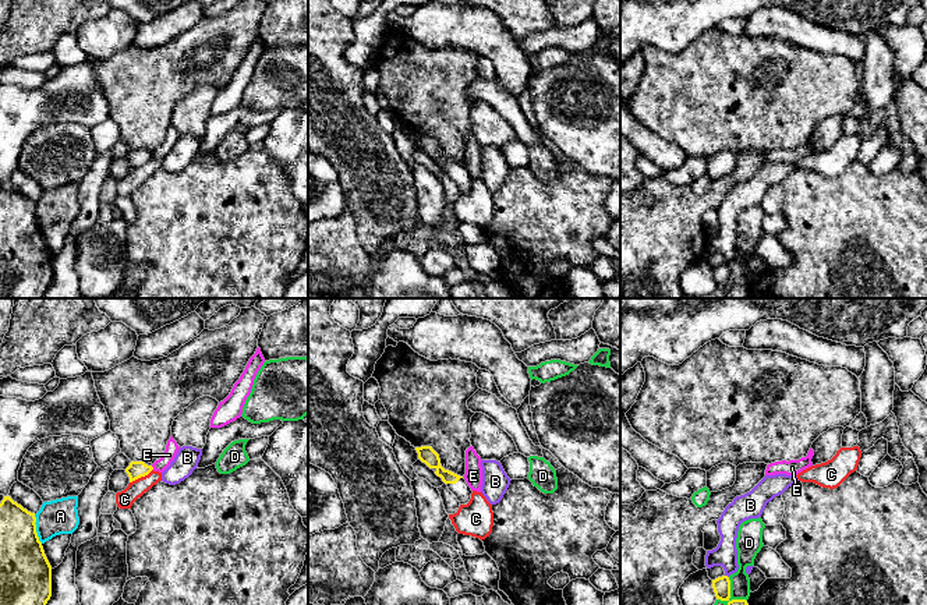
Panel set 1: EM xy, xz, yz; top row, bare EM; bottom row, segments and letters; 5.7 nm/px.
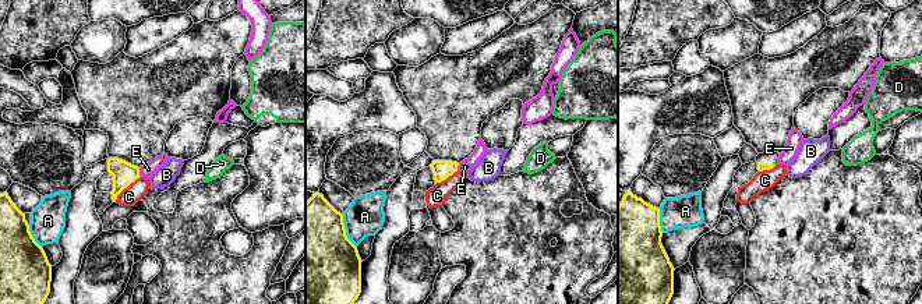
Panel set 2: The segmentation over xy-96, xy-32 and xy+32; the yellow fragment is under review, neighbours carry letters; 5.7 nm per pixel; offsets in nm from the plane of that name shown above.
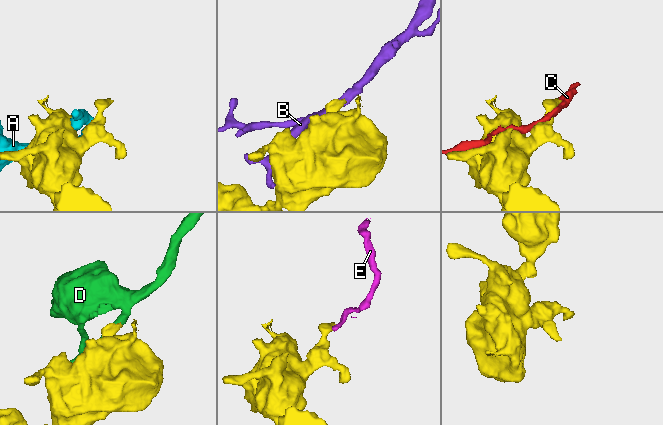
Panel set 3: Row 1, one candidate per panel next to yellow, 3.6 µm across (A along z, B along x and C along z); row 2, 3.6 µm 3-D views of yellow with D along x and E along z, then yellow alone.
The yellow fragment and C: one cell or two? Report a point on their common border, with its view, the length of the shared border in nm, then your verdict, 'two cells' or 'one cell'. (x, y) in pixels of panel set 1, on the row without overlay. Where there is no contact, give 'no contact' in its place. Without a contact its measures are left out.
meets yellow in xy at (141, 163); contact 160 nm long; two cells

